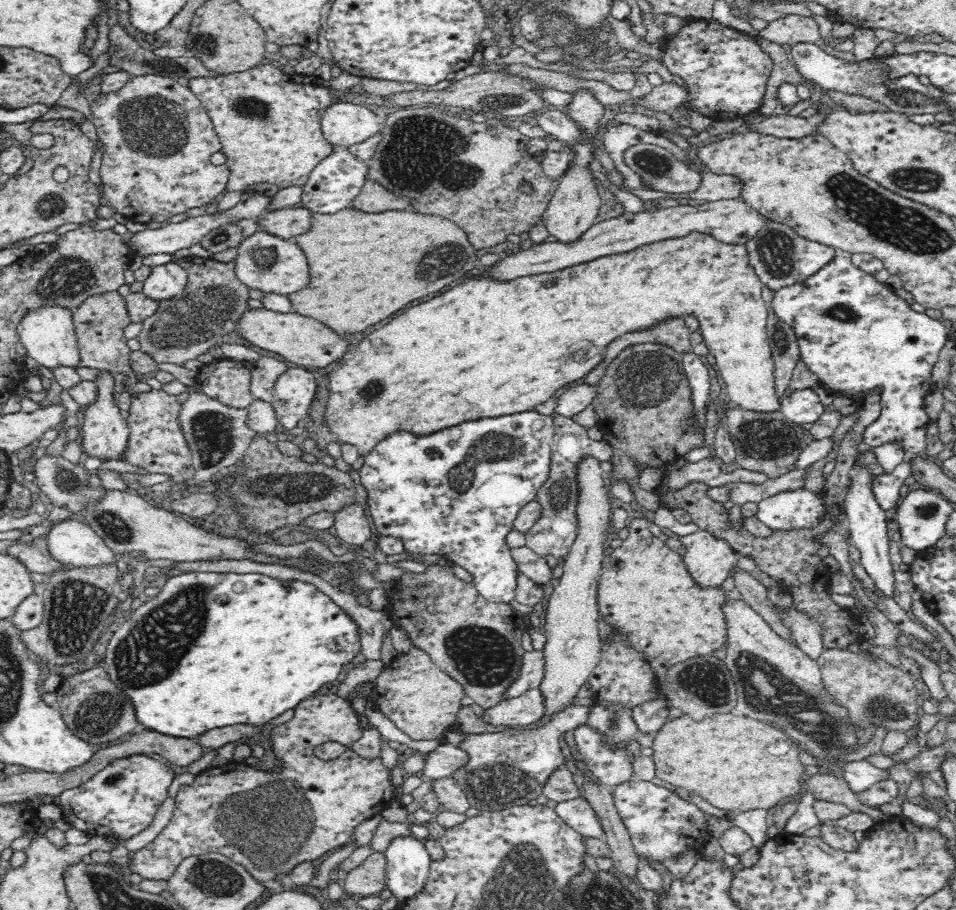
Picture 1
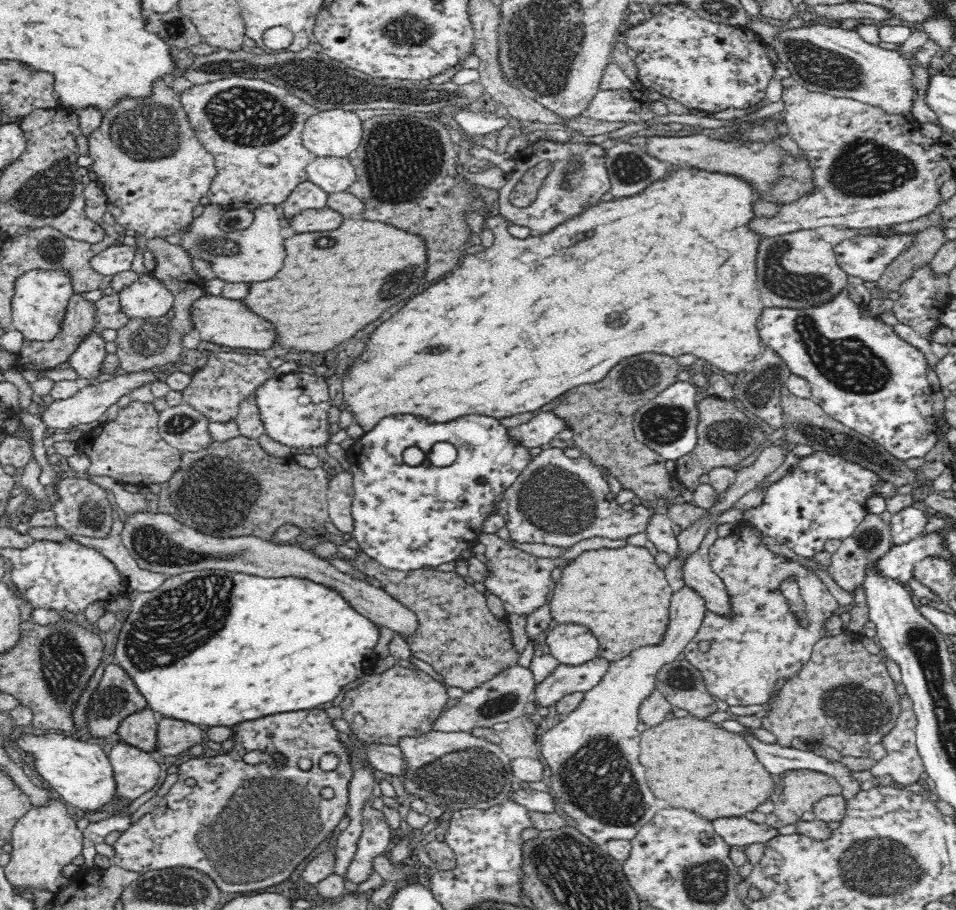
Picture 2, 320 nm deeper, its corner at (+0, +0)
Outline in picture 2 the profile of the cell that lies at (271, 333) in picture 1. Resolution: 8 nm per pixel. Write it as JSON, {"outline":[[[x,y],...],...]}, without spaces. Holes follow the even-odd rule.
{"outline":[[[208,295],[192,304],[192,319],[195,333],[202,340],[213,342],[221,347],[251,348],[252,350],[272,350],[278,340],[278,330],[274,322],[252,312],[241,300],[234,300],[221,295]]]}

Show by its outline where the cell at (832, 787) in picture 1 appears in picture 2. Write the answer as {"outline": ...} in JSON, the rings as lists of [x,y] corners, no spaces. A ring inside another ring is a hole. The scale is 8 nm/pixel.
{"outline":[[[794,770],[780,774],[781,790],[774,798],[774,810],[767,815],[765,823],[774,828],[788,826],[788,824],[798,823],[804,812],[812,811],[816,802],[822,800],[824,796],[838,796],[841,794],[841,786],[827,774],[811,770]]]}

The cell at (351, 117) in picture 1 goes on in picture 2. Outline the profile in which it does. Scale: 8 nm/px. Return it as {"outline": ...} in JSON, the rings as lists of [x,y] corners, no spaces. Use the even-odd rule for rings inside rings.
{"outline":[[[336,108],[314,114],[304,126],[303,144],[312,155],[348,157],[363,142],[363,121],[354,110]]]}

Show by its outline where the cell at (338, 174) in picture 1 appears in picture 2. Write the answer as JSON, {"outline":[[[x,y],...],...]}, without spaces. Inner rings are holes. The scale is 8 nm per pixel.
{"outline":[[[310,179],[300,182],[283,202],[285,220],[284,224],[298,212],[316,210],[327,207],[328,191]]]}

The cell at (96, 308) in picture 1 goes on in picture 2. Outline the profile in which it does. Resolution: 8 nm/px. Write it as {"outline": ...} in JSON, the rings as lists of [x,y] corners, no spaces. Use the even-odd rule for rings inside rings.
{"outline":[[[74,293],[67,306],[66,314],[64,314],[62,332],[50,342],[32,342],[24,339],[23,346],[17,354],[15,368],[20,371],[27,369],[43,371],[56,368],[58,364],[69,362],[70,356],[74,355],[76,350],[79,350],[82,342],[86,340],[86,336],[90,336],[95,331],[100,331],[95,302],[86,300],[82,294]]]}

